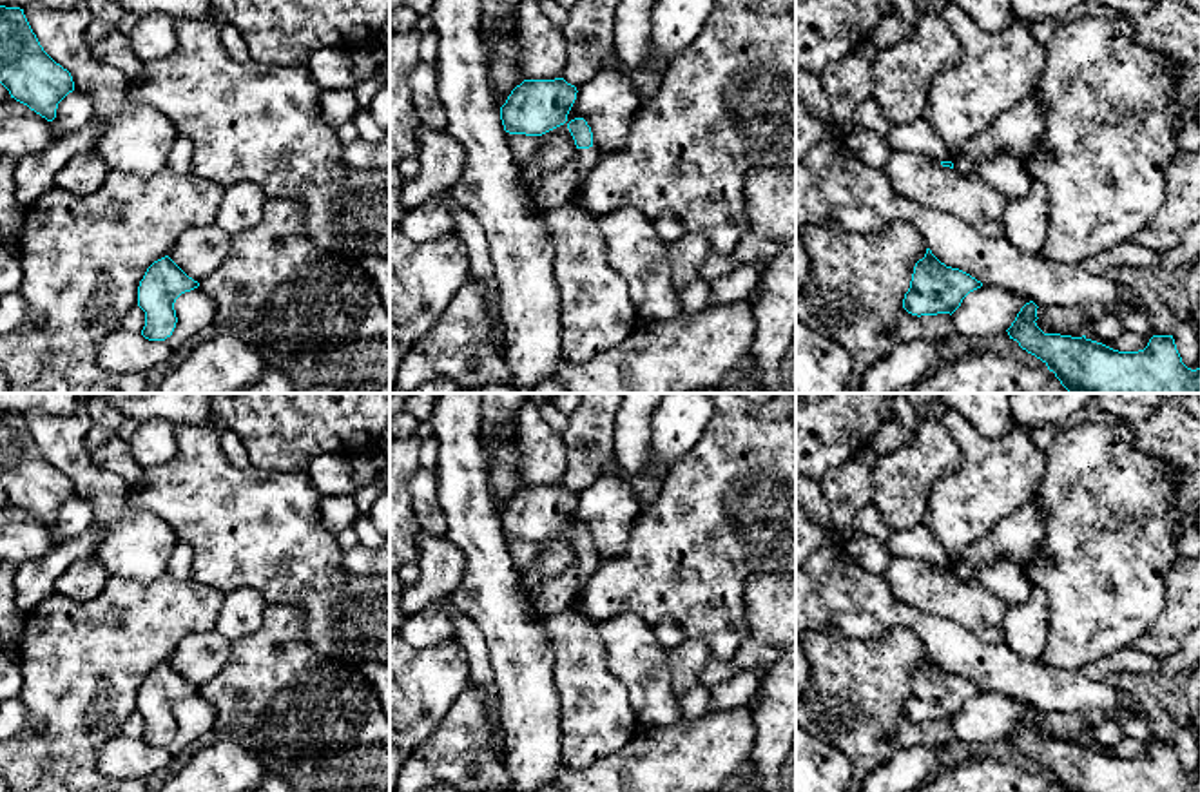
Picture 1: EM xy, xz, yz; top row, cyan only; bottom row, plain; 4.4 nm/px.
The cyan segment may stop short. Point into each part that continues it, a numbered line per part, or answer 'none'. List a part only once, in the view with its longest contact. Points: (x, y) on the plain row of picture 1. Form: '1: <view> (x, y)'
1: xz (588, 564)

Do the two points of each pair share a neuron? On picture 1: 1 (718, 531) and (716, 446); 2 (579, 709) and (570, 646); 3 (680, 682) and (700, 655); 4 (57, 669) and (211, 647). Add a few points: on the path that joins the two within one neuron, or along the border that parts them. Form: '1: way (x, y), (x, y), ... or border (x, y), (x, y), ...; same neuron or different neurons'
1: way (718, 510), (718, 468); same neuron
2: way (579, 693), (579, 662); same neuron
3: way (684, 675), (693, 662); same neuron
4: border (211, 629), (189, 633), (167, 660); different neurons

